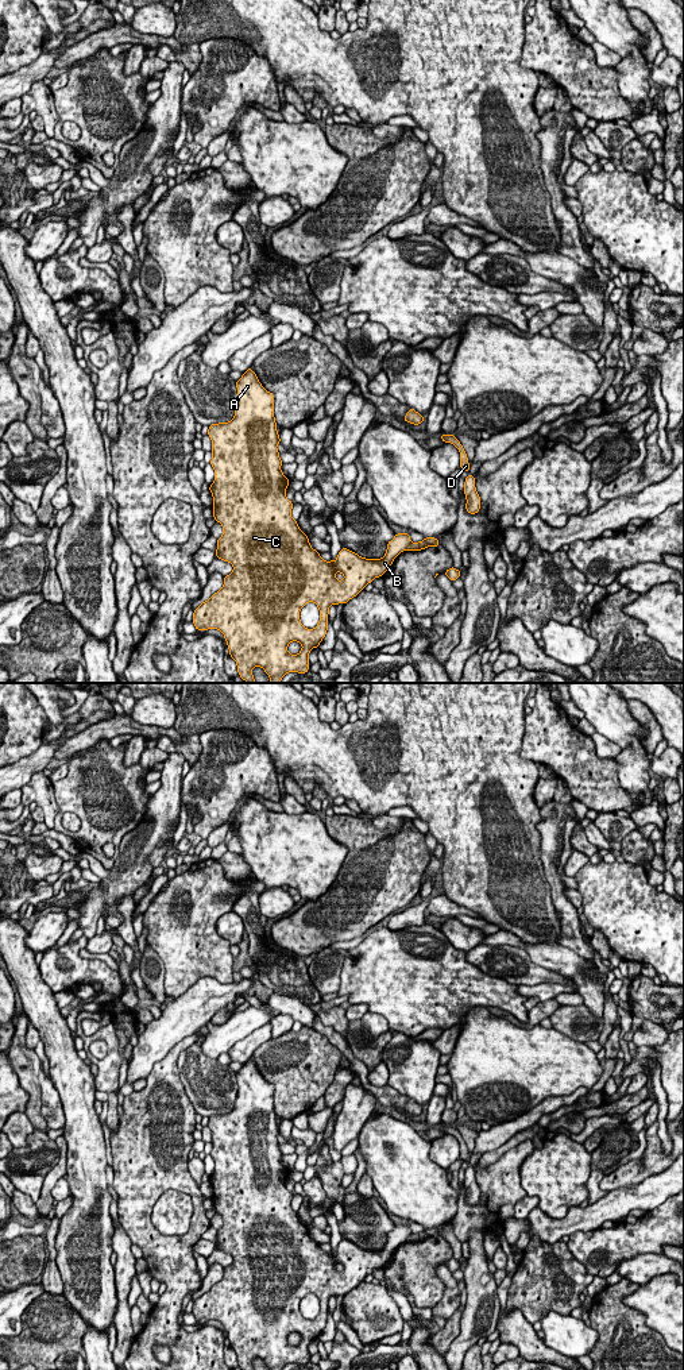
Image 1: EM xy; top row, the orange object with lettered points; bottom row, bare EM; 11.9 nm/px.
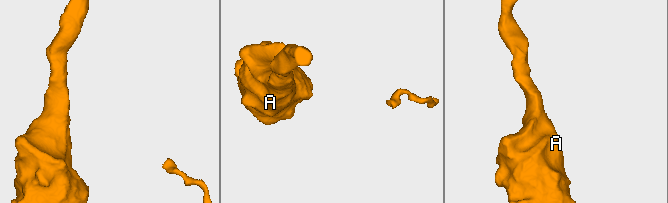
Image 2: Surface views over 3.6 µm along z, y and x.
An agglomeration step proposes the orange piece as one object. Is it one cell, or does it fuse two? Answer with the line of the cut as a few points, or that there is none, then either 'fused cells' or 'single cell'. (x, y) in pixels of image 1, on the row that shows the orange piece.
cut in xy along (412, 543), (405, 548); fused cells

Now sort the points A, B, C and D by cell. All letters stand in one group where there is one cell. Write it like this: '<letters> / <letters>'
A B C / D

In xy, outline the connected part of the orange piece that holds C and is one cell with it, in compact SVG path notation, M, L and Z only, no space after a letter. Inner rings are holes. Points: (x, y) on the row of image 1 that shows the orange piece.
M250 367L236 381L237 405L235 417L228 422L209 425L208 435L212 439L212 460L215 481L209 486L213 497L213 517L223 526L223 536L217 539L216 557L232 564L233 571L224 576L223 587L208 601L202 602L193 613L193 624L197 630L217 629L224 634L229 656L236 661L239 676L247 683L256 683L252 675L255 667L260 667L270 676L270 683L281 683L289 672L305 674L309 671L309 652L317 648L328 630L328 614L331 605L347 603L356 597L374 578L382 576L394 559L410 544L410 535L397 533L387 543L382 559L366 559L358 553L341 548L337 559L325 561L310 547L309 537L300 529L291 517L293 502L286 498L289 479L281 471L283 464L277 445L281 443L274 417L274 394L267 391ZM314 602L320 609L320 621L316 628L308 629L301 624L300 611ZM298 641L302 649L291 655L287 645Z

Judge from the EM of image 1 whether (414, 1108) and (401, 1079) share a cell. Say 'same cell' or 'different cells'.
different cells

